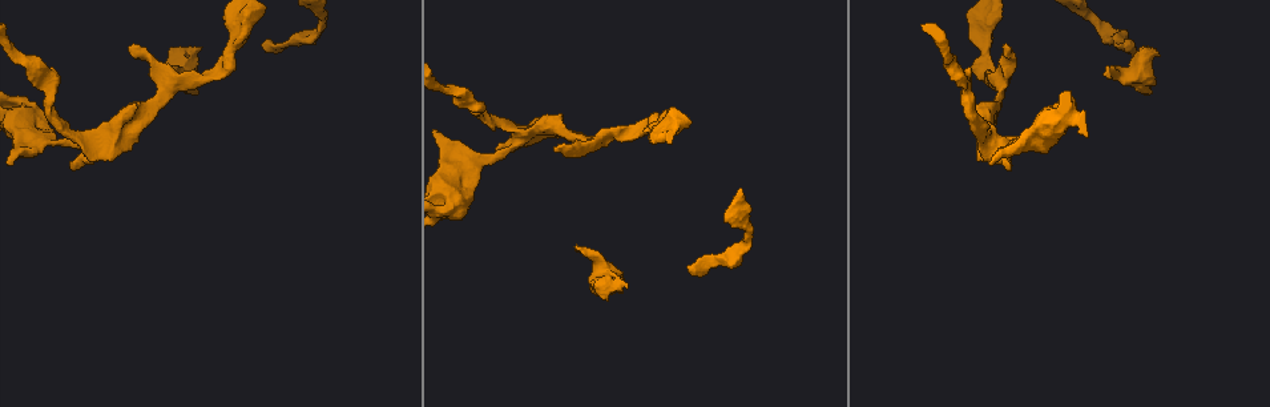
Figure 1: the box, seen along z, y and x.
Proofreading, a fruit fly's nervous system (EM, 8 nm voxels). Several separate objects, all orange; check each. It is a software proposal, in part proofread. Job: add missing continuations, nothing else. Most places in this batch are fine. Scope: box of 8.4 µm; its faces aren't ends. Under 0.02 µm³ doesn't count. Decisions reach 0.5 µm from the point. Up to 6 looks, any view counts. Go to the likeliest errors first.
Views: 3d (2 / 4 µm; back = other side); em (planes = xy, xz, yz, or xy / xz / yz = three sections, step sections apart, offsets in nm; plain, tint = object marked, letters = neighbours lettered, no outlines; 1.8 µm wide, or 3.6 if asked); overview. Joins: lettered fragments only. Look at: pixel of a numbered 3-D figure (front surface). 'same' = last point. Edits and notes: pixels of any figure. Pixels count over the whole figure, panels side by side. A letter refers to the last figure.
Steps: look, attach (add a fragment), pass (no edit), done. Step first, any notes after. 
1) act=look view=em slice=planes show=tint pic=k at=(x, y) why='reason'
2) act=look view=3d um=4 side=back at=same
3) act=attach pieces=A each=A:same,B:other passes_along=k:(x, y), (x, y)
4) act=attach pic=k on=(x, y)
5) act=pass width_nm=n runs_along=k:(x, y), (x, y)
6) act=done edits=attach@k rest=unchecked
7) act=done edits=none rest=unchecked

act=look view=em slice=xz step=4 show=letters pic=1 at=(690, 268) why='free end'

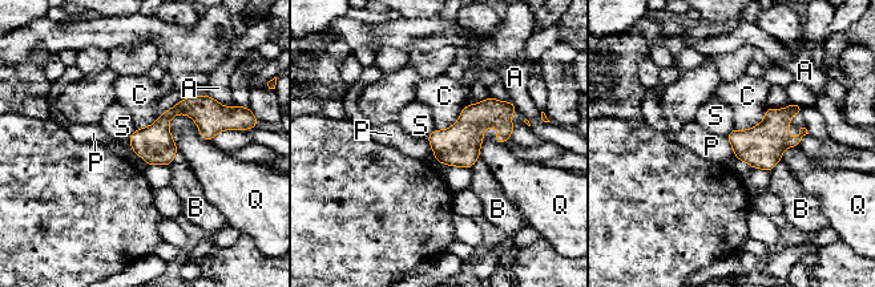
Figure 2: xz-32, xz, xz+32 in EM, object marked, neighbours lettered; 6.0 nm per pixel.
act=look view=em slice=planes show=letters at=same why='another direction'

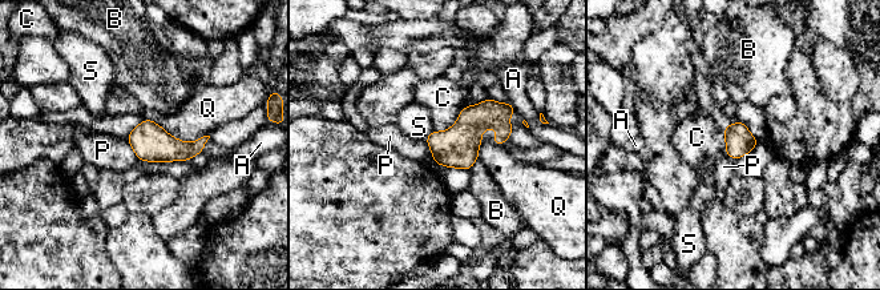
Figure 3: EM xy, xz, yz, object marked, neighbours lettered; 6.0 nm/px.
act=pass each=A:other,B:other,C:other,P:other,Q:other,S:other border=3:(424, 139), (435, 161) found='no lettered fragment goes on from it'

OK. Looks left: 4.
act=look view=3d um=4 pic=1 at=(578, 250) why='branch stops here'

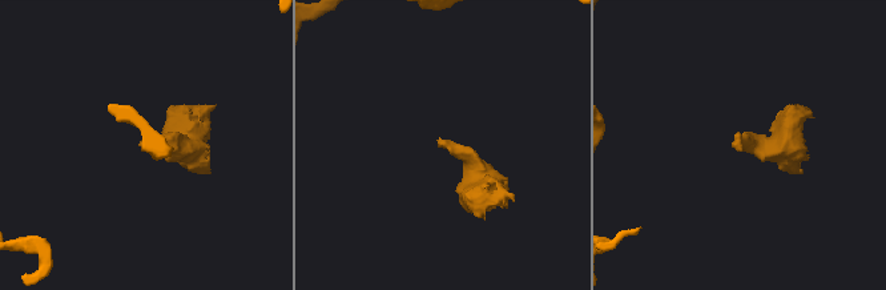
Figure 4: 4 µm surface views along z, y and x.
act=look view=em slice=planes show=letters pic=4 at=(439, 140) why='now the EM'

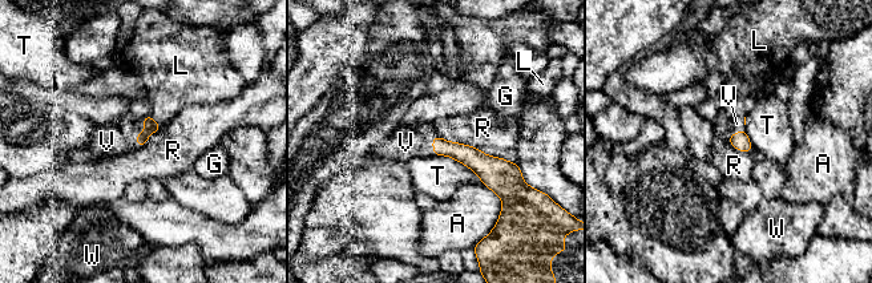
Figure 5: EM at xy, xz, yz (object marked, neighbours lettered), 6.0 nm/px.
act=attach pic=5 on=(107, 141) longest_contact=T:360nm each=A:other,G:other,L:other,R:other,T:other,V:same,W:other passes_along=5:(150, 125), (140, 133), (107, 141) found='the neuron continues'

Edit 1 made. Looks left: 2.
act=look view=overview why='redraw'

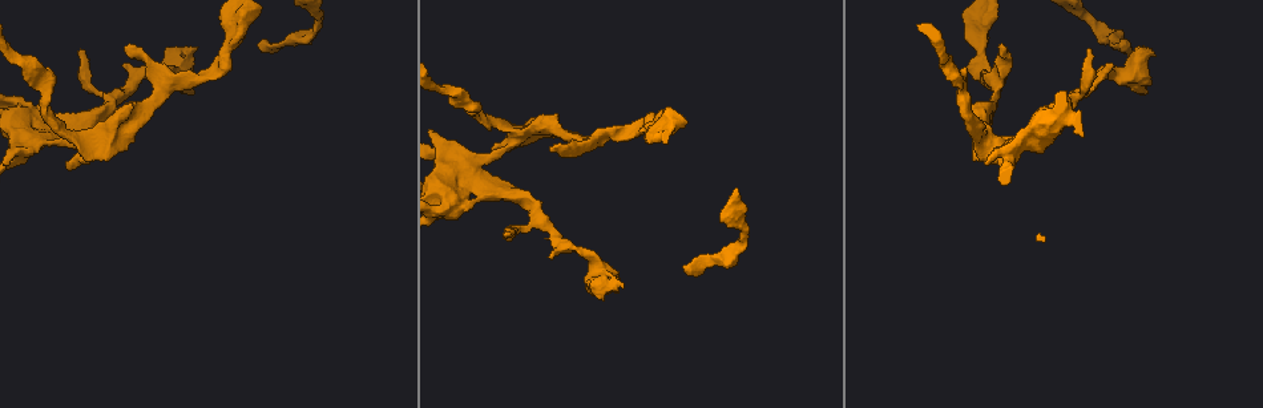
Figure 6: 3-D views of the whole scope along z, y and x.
act=look view=em slice=planes show=letters pic=6 at=(1004, 45) why='free end'

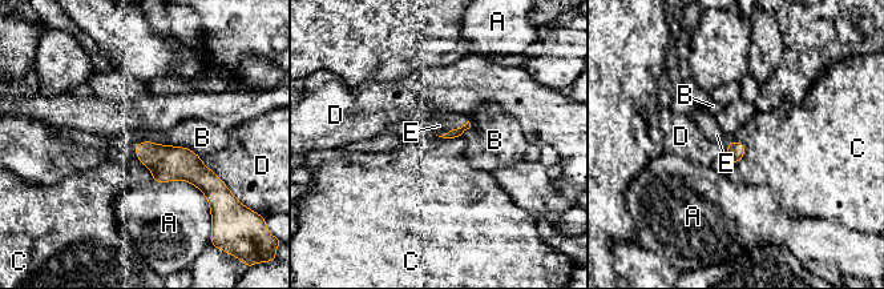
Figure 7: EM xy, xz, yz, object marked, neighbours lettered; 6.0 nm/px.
act=attach pic=7 on=(439, 125) longest_contact=A:380nm each=A:other,B:other,C:other,D:other,E:same passes_along=7:(452, 133), (451, 129), (439, 125) found='it goes on there'

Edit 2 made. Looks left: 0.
act=done edits=attach@5,attach@7 rest=unchecked

